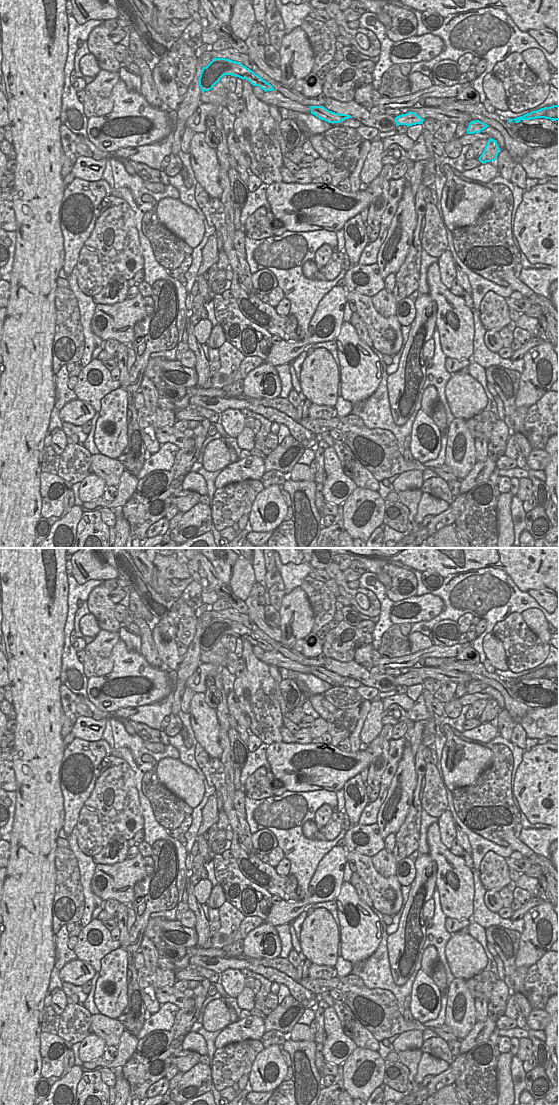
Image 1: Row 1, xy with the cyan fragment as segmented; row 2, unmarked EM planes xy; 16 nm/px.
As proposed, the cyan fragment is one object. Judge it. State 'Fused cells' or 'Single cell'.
Fused cells.

